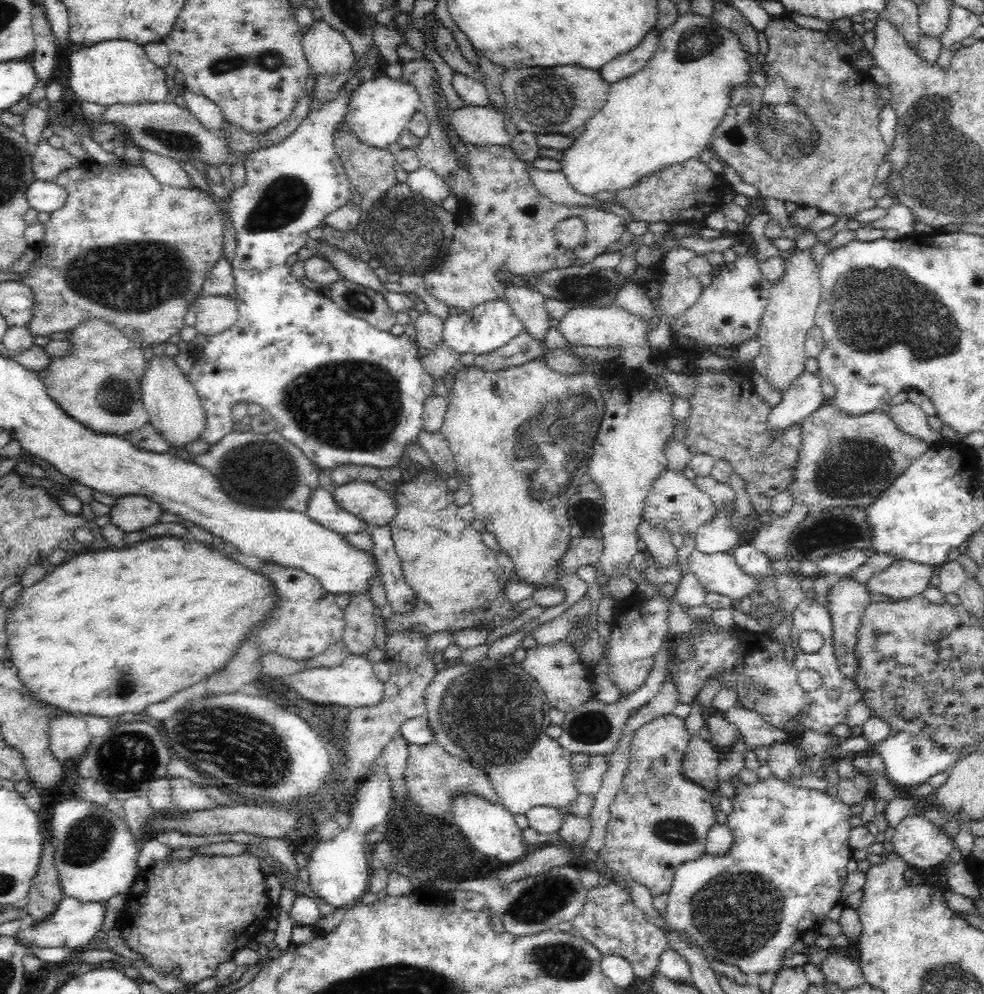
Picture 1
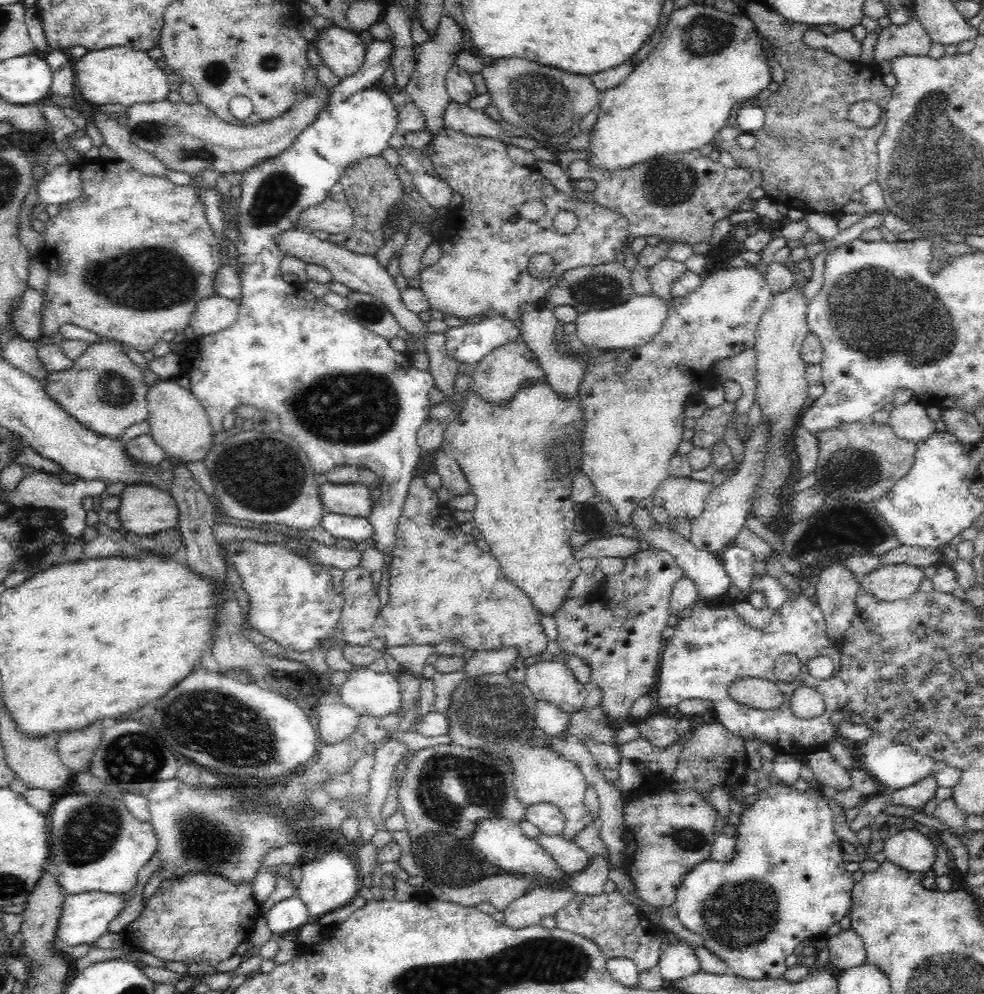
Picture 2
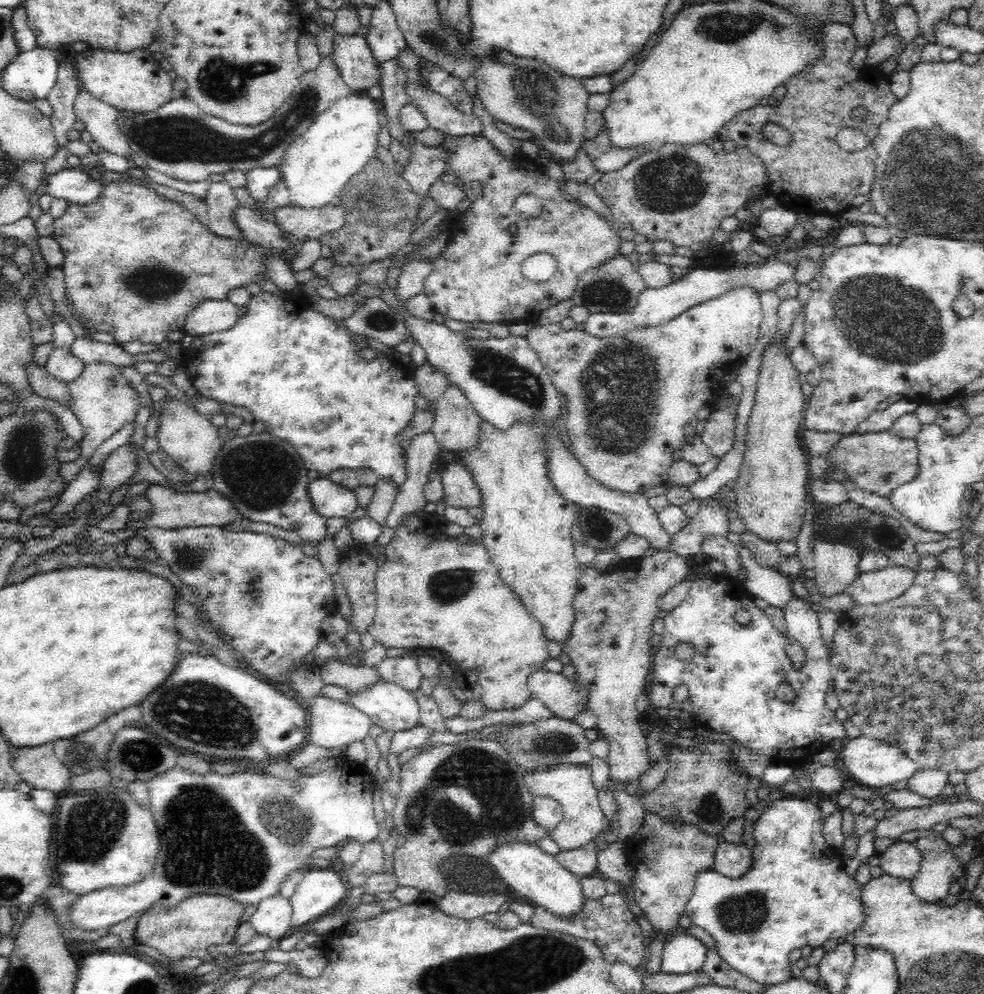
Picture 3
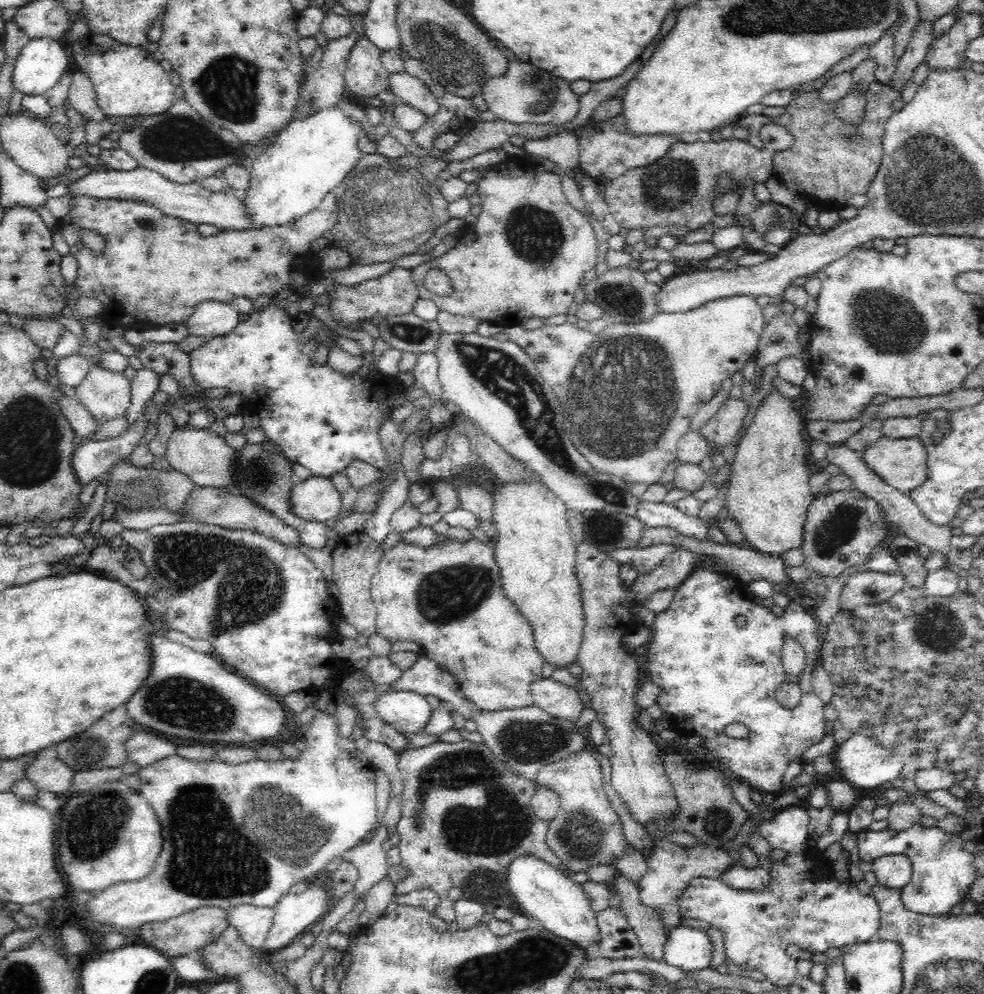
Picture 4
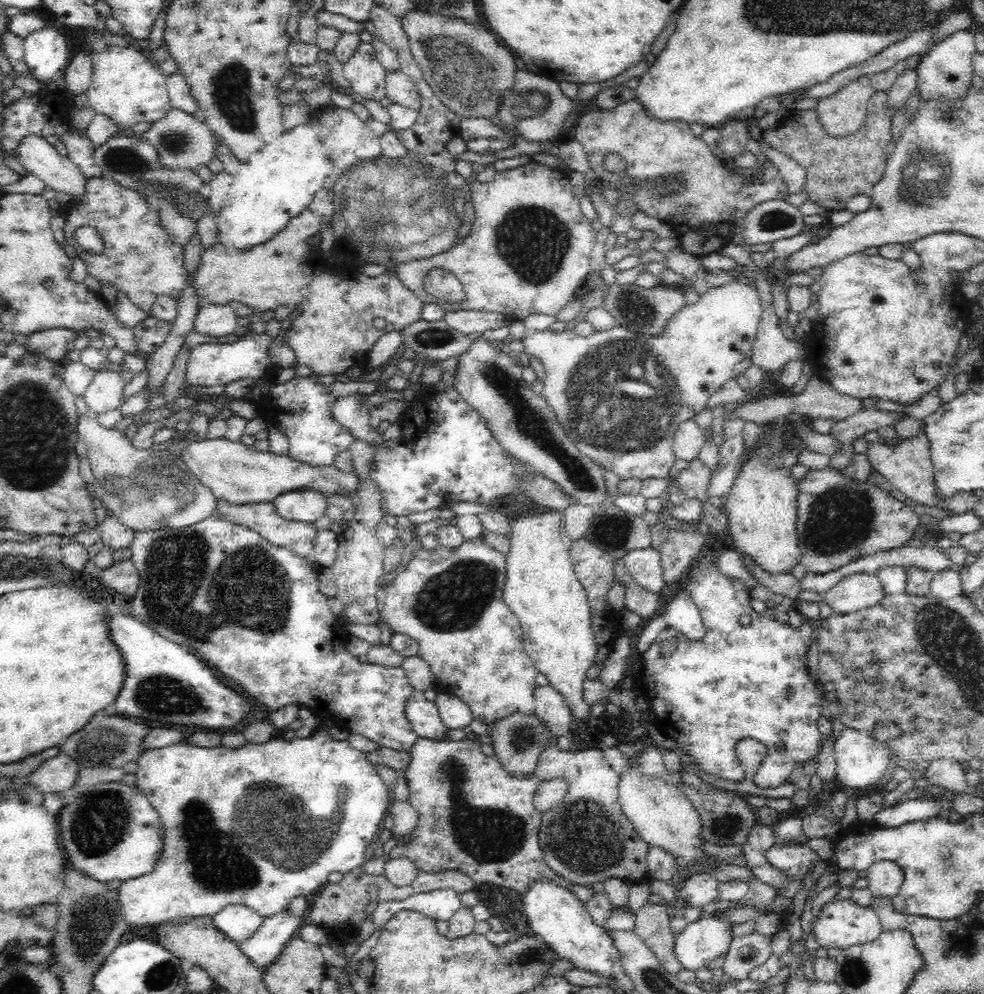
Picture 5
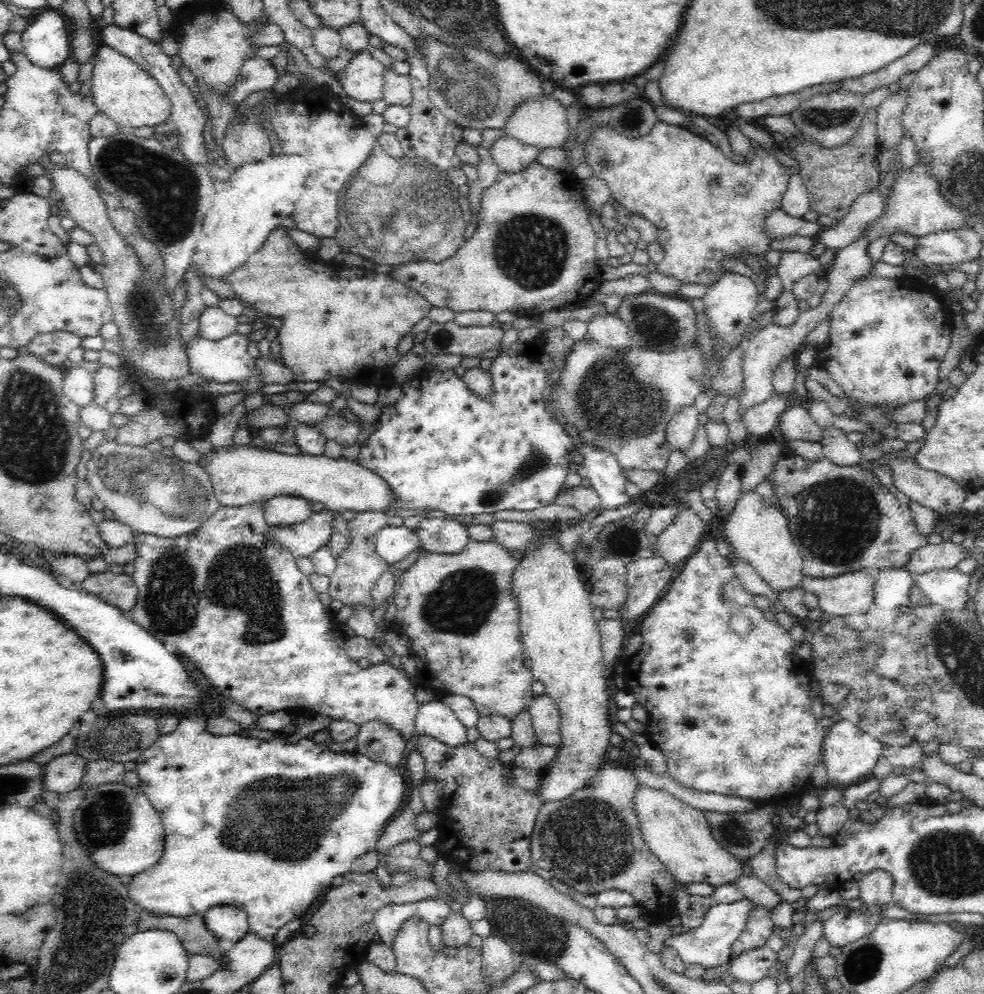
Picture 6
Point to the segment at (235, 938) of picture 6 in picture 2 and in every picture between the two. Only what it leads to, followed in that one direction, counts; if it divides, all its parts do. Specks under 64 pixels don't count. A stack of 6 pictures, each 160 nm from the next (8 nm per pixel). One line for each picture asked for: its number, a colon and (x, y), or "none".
2: (289, 914)
3: (273, 916)
4: (252, 922)
5: (238, 922)

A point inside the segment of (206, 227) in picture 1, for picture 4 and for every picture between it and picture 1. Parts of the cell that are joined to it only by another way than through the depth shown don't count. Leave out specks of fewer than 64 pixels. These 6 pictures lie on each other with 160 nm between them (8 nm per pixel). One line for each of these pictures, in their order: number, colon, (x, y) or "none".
2: (129, 259)
3: (136, 264)
4: (155, 269)

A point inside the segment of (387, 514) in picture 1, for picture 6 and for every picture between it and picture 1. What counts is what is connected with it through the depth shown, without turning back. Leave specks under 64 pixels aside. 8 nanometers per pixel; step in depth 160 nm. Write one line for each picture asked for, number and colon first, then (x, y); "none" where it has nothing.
2: (355, 500)
3: (330, 499)
4: (315, 498)
5: (307, 505)
6: (281, 510)

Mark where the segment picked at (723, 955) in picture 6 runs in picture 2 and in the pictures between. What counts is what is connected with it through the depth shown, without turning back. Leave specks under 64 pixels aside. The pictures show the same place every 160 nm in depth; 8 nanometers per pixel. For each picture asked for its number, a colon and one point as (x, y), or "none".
2: (678, 961)
3: (684, 953)
4: (687, 948)
5: (699, 943)

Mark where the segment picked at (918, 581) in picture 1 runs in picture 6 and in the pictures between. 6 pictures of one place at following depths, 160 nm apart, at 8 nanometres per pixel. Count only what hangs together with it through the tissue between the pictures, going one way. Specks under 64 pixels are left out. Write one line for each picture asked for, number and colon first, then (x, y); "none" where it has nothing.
2: (888, 583)
3: (876, 587)
4: (864, 587)
5: (863, 590)
6: (853, 592)

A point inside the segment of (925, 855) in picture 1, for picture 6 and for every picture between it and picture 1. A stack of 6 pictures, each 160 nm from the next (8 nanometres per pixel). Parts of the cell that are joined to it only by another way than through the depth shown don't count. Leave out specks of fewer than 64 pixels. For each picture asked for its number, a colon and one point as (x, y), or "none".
2: (912, 850)
3: (903, 859)
4: (893, 871)
5: (885, 877)
6: (876, 887)

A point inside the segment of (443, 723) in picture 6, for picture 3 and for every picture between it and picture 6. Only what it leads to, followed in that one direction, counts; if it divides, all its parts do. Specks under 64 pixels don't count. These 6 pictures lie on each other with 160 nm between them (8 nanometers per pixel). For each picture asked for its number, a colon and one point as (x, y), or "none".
3: (390, 707)
4: (406, 712)
5: (422, 715)

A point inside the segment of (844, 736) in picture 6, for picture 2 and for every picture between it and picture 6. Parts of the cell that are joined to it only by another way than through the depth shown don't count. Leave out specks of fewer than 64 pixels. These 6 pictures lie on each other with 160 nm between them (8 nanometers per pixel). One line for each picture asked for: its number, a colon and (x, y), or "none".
2: (896, 766)
3: (872, 763)
4: (865, 764)
5: (862, 761)

